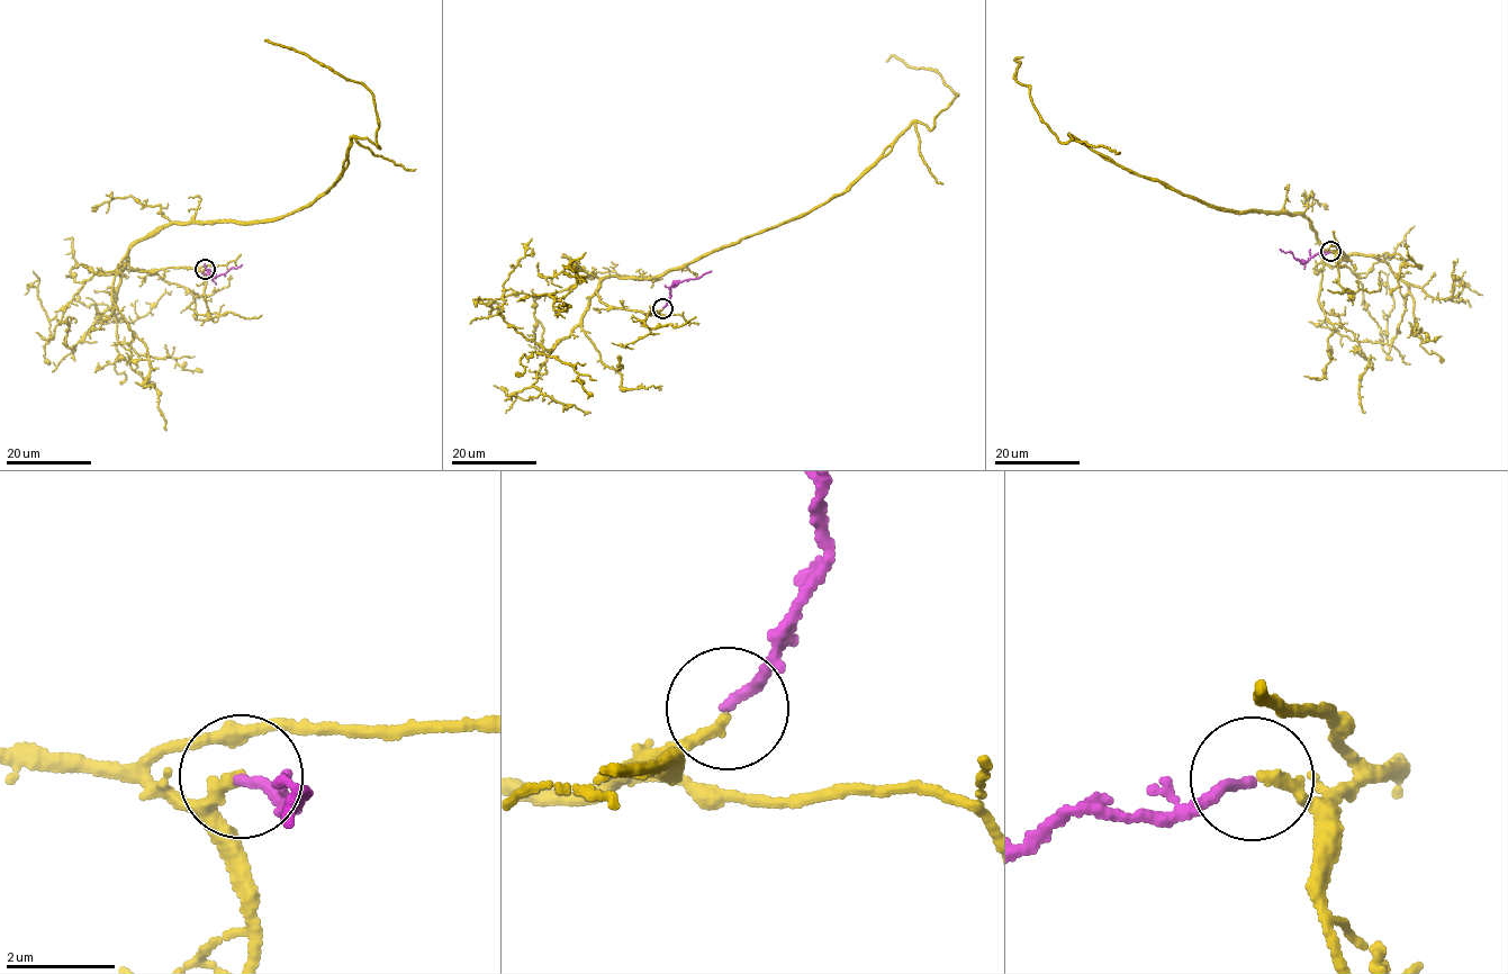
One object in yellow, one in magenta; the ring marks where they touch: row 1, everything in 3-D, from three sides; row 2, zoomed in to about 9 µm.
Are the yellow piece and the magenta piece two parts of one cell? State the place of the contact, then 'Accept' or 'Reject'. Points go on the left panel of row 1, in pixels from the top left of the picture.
Place: (205, 269). Accept

